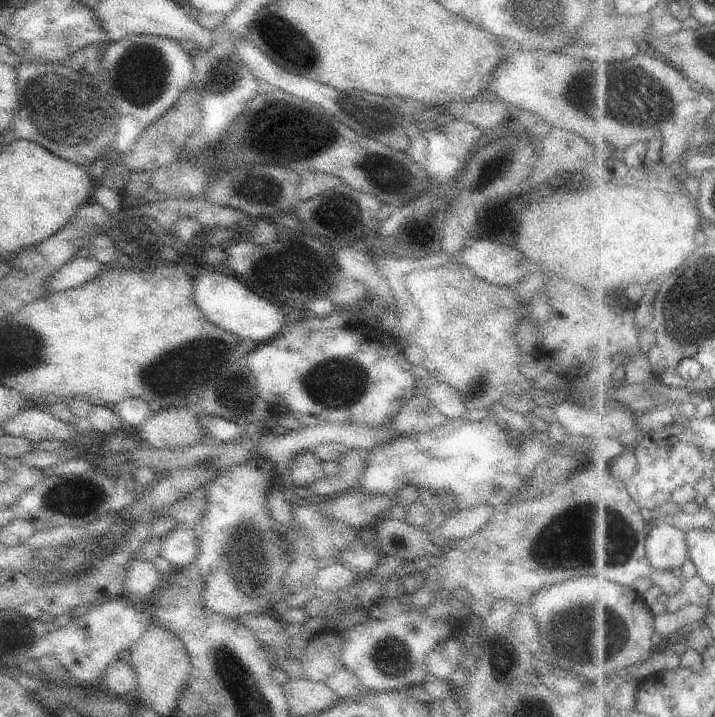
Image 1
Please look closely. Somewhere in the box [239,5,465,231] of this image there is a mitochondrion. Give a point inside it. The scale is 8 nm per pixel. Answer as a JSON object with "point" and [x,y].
{"point":[282,41]}

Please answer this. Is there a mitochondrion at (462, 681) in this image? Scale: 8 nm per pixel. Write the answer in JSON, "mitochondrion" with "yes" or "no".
{"mitochondrion":"no"}

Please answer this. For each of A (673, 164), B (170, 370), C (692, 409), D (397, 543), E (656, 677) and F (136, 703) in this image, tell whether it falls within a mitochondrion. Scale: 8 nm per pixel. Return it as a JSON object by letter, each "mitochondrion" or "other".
{"A":"other","B":"mitochondrion","C":"other","D":"other","E":"other","F":"other"}

